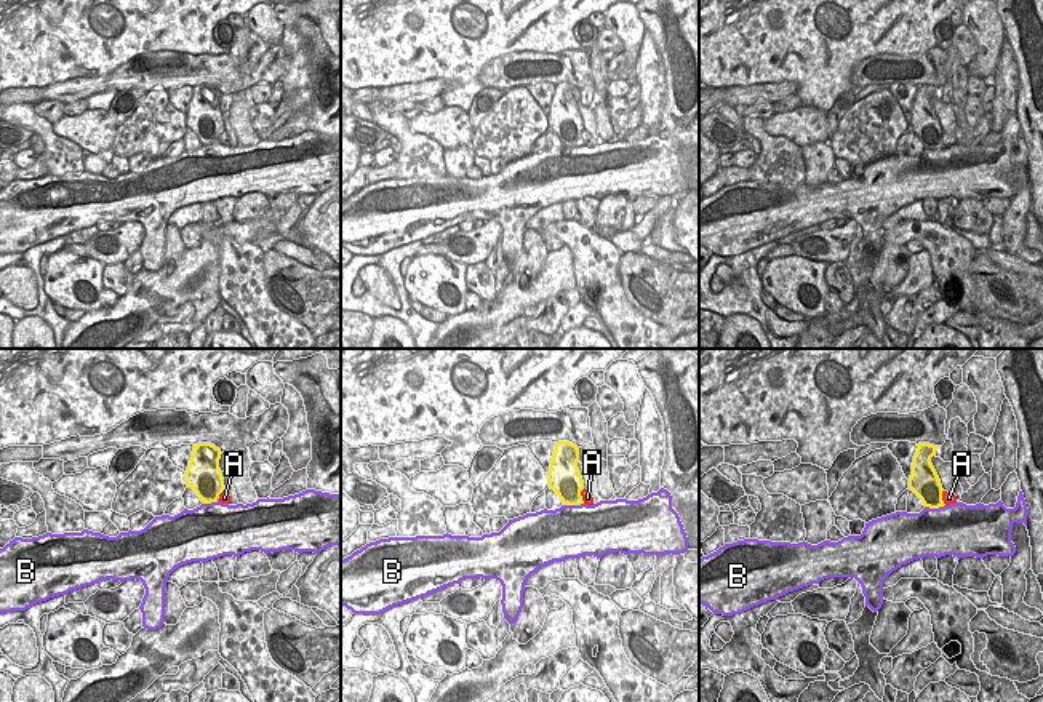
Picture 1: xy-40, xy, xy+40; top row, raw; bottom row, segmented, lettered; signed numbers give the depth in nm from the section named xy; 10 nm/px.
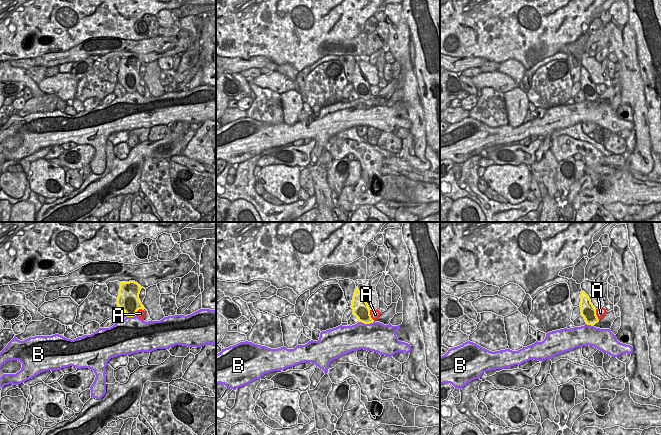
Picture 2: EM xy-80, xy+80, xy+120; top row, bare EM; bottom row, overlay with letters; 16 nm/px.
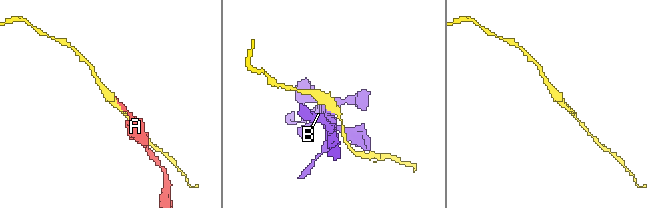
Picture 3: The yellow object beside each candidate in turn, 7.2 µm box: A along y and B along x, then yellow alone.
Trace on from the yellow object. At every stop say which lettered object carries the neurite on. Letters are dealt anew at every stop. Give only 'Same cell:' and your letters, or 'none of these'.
Same cell: none of these

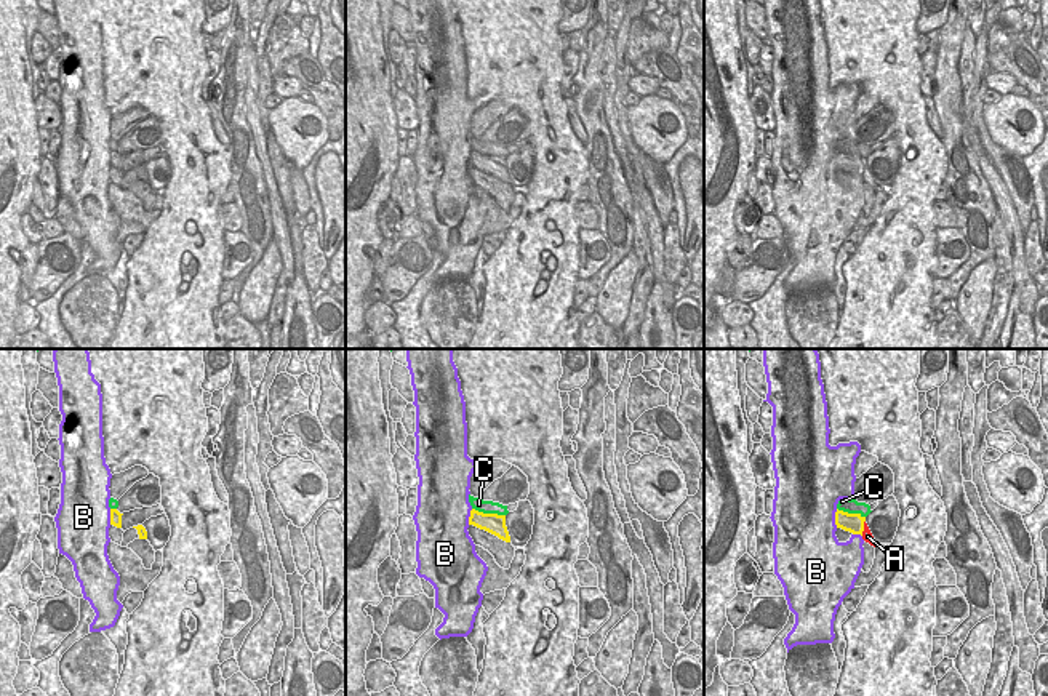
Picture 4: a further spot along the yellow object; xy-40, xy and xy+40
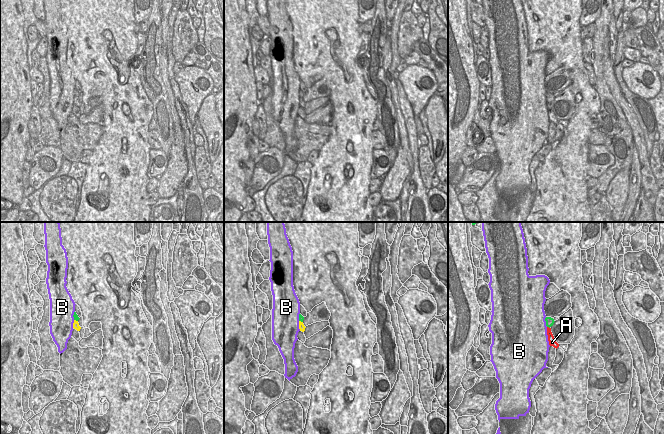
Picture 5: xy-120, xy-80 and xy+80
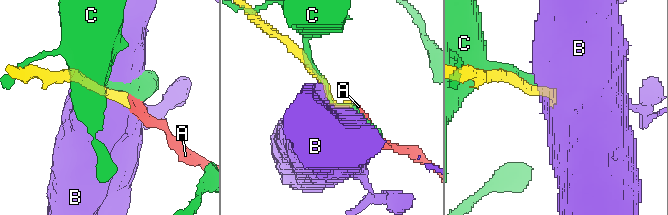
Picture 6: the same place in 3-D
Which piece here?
Same cell: A

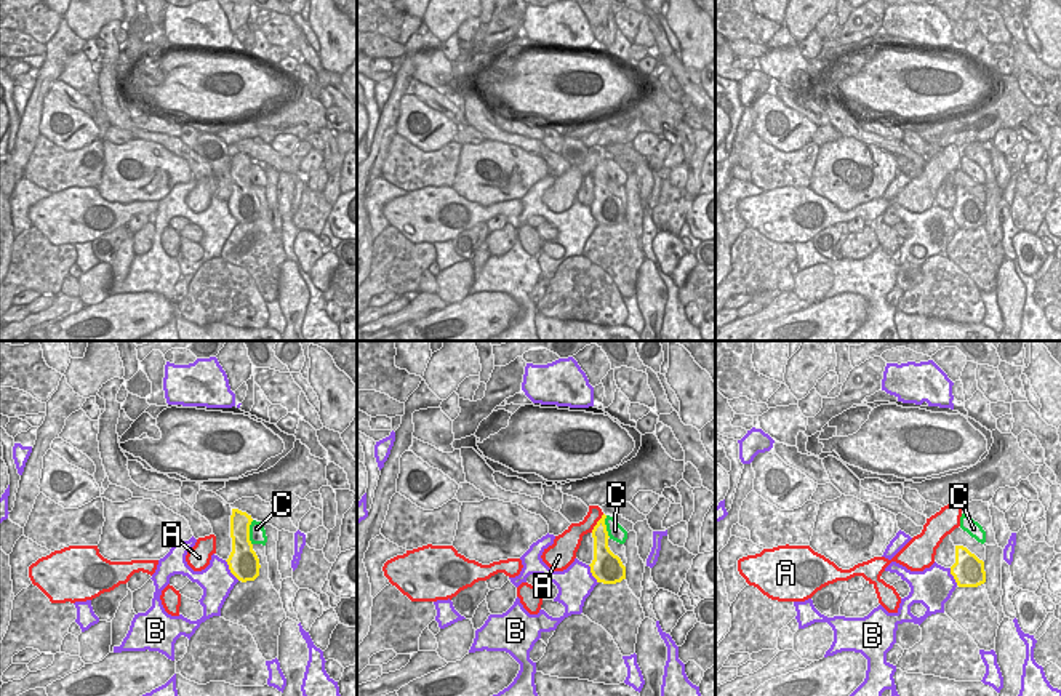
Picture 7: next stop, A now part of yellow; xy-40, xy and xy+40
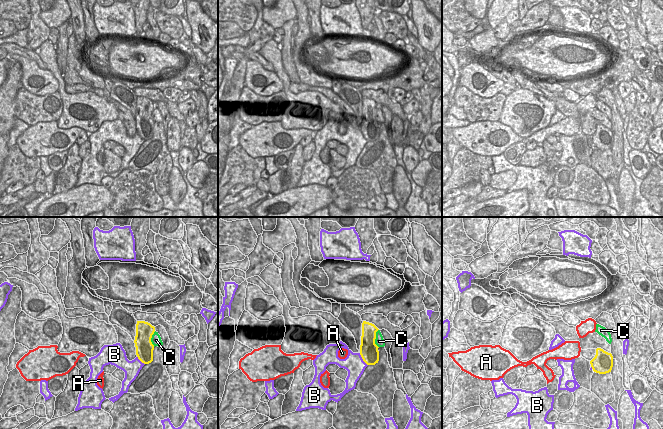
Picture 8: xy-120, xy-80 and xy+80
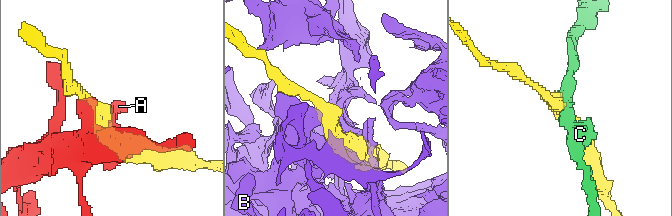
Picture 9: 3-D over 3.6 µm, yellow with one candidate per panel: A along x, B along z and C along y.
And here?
Same cell: none of these

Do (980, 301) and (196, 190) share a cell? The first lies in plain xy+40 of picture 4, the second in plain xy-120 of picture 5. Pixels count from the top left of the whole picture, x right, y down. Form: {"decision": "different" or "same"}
{"decision": "different"}

